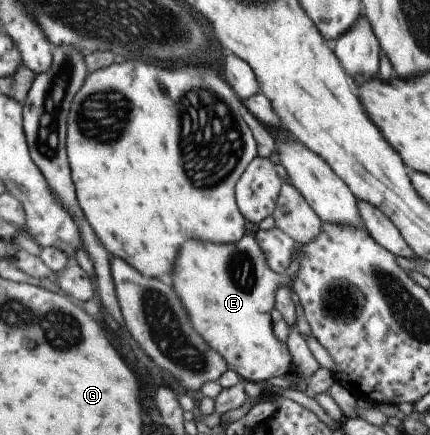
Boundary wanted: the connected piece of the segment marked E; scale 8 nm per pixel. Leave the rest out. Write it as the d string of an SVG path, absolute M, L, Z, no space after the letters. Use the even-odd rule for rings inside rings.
M243 235L237 243L227 243L227 245L213 245L213 243L207 245L207 243L197 243L197 239L195 241L189 239L189 243L181 245L181 253L168 284L179 297L195 333L225 361L227 369L237 373L243 381L259 383L259 381L266 382L271 377L287 375L295 369L291 355L287 352L287 346L285 347L273 335L270 319L271 310L274 308L275 289L279 285L291 287L293 277L295 274L288 277L271 271L257 242L252 236Z

